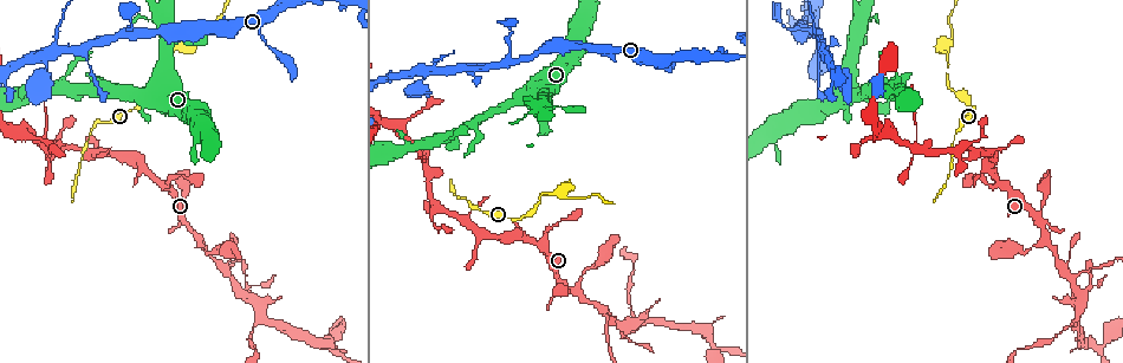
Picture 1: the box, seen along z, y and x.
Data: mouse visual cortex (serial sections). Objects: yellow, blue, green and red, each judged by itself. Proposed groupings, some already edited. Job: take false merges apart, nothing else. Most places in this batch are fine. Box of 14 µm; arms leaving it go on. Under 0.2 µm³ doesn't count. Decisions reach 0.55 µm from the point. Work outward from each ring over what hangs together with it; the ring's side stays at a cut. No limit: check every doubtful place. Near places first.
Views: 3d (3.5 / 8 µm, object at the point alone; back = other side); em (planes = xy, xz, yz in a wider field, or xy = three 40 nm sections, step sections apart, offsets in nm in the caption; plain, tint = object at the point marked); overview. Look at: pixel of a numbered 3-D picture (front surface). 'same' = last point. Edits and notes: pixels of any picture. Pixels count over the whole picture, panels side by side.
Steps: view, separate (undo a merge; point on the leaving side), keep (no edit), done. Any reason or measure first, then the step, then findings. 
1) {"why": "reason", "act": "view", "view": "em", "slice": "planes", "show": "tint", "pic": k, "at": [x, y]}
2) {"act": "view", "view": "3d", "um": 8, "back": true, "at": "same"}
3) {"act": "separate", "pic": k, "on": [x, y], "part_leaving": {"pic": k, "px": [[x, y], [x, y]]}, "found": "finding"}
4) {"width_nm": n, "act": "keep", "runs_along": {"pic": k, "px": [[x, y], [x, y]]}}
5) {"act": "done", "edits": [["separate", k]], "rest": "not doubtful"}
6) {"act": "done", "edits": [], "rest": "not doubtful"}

{"why": "looks like a crossing", "act": "view", "view": "3d", "um": 3.5, "pic": 1, "at": [826, 51]}

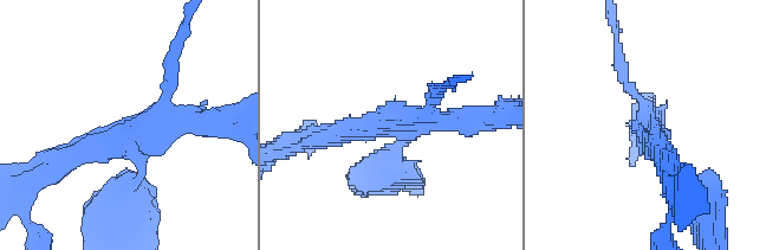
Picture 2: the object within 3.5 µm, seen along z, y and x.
{"arms": 4, "arm_widths_nm": [150, 200, 300, 300], "why": "need the tissue", "act": "view", "view": "em", "slice": "xy", "step": 1, "show": "tint", "pic": 2, "at": [407, 123]}

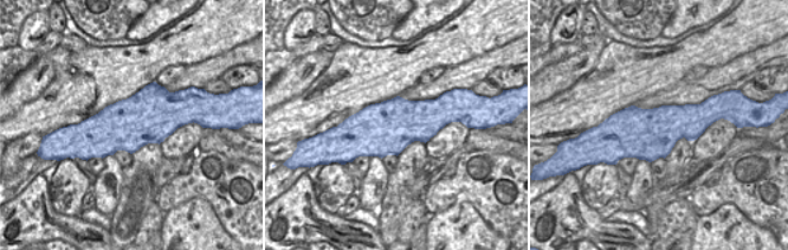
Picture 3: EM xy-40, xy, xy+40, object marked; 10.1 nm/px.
{"width_nm": 550, "act": "keep", "runs_along": {"pic": 2, "px": [[218, 123], [141, 138], [123, 192]]}, "found": "one cell here"}

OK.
{"why": "three-way junction", "act": "view", "view": "3d", "um": 3.5, "pic": 1, "at": [1070, 275]}

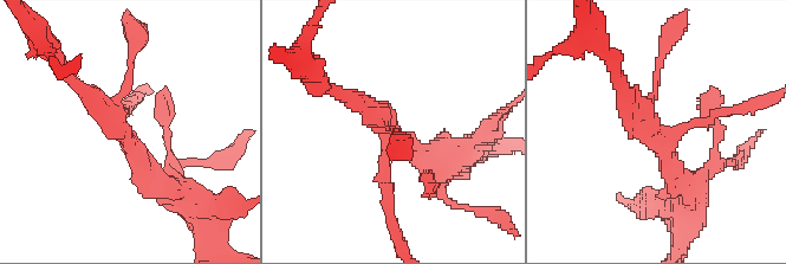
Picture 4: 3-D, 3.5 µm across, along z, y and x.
{"act": "view", "view": "em", "slice": "planes", "show": "tint", "pic": 4, "at": [125, 137]}

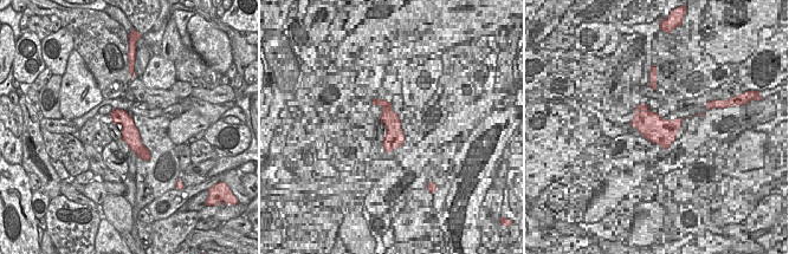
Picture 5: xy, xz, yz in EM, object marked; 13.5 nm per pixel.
{"act": "keep", "runs_along": {"pic": 4, "px": [[72, 81], [170, 190]]}, "found": "continuous, no second cell"}

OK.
{"why": "three arms meet", "act": "view", "view": "3d", "um": 3.5, "back": true, "pic": 1, "at": [263, 315]}

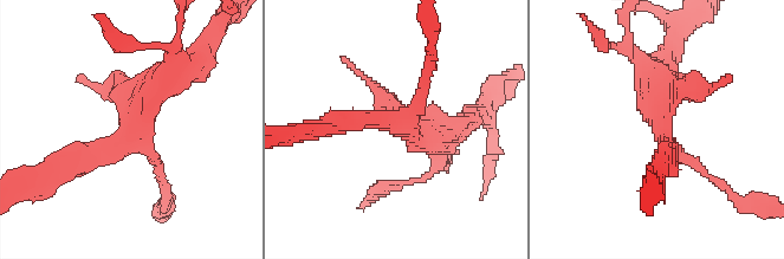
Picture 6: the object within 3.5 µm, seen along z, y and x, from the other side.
{"why": "need the tissue", "act": "view", "view": "em", "slice": "xy", "step": 5, "show": "tint", "pic": 6, "at": [660, 131]}

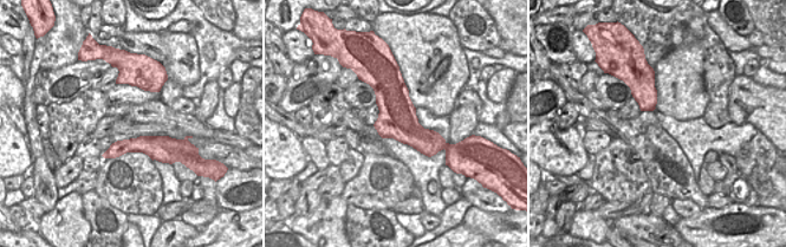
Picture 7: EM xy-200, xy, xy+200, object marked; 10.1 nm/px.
{"width_nm": 400, "act": "keep", "runs_along": {"pic": 6, "px": [[180, 70], [118, 146], [64, 164]]}, "found": "all the same cell"}

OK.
{"act": "done", "edits": [], "rest": "not doubtful"}

